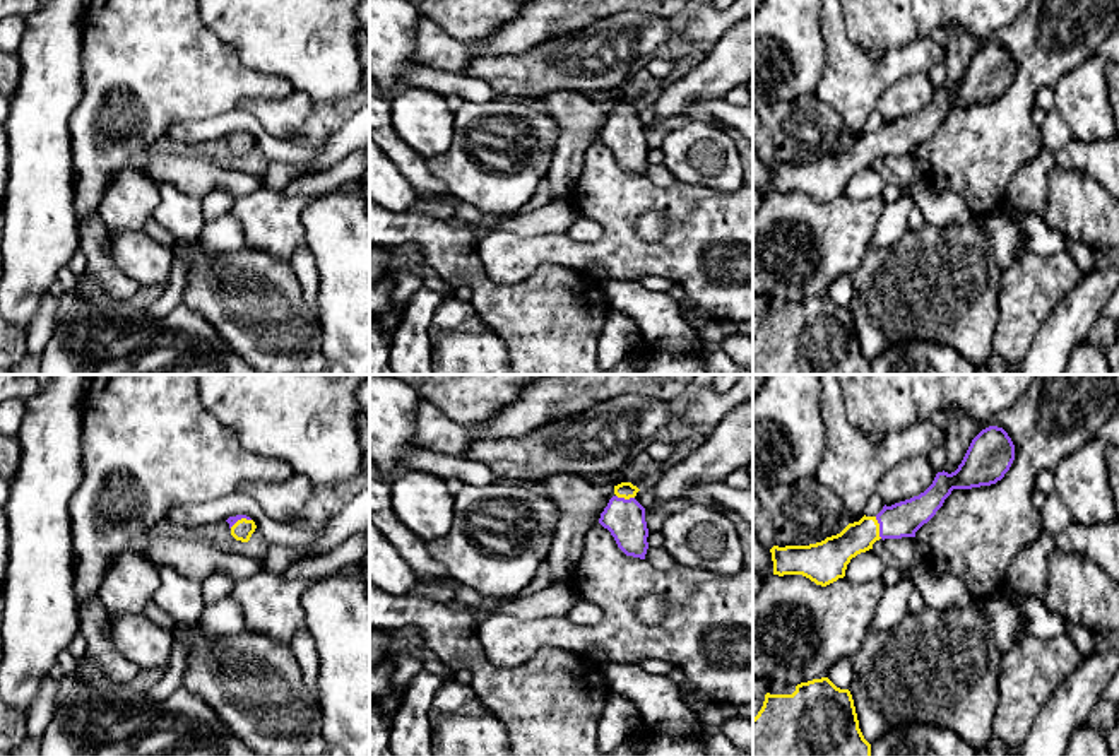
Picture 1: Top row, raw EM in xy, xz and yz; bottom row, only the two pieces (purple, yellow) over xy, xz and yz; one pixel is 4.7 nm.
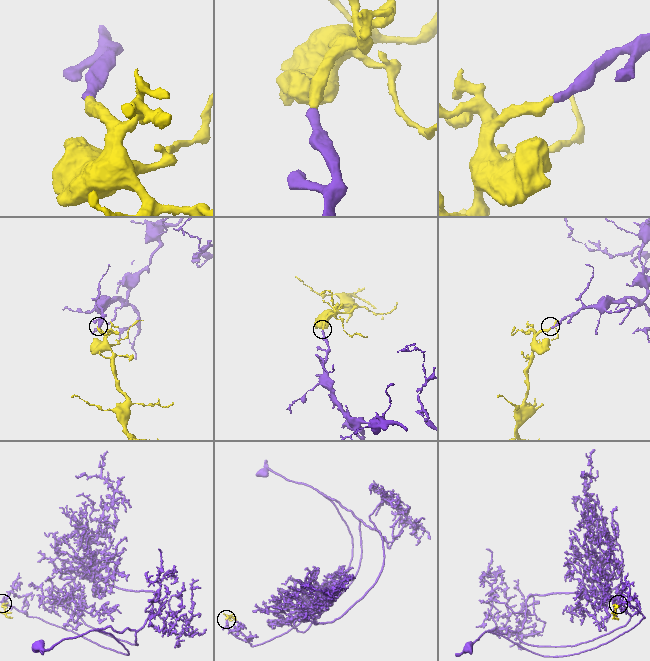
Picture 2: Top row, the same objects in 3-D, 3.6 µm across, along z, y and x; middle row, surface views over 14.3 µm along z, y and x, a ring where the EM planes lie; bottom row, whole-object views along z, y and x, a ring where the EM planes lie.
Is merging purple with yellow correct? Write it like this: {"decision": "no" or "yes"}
{"decision": "yes"}

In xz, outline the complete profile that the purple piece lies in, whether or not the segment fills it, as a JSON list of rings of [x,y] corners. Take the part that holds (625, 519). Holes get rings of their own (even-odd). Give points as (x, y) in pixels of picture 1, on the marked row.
[[[631,482],[614,486],[614,496],[601,513],[599,523],[611,532],[626,556],[645,559],[648,529],[645,508],[635,499],[638,491]]]

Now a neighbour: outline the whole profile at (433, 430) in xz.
[[[423,399],[416,414],[414,443],[436,453],[462,457],[472,448],[474,438],[465,426]]]

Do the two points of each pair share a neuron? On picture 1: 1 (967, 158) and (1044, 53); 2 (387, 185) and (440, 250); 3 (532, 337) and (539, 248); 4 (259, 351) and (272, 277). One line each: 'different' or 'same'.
1: same
2: different
3: different
4: same

